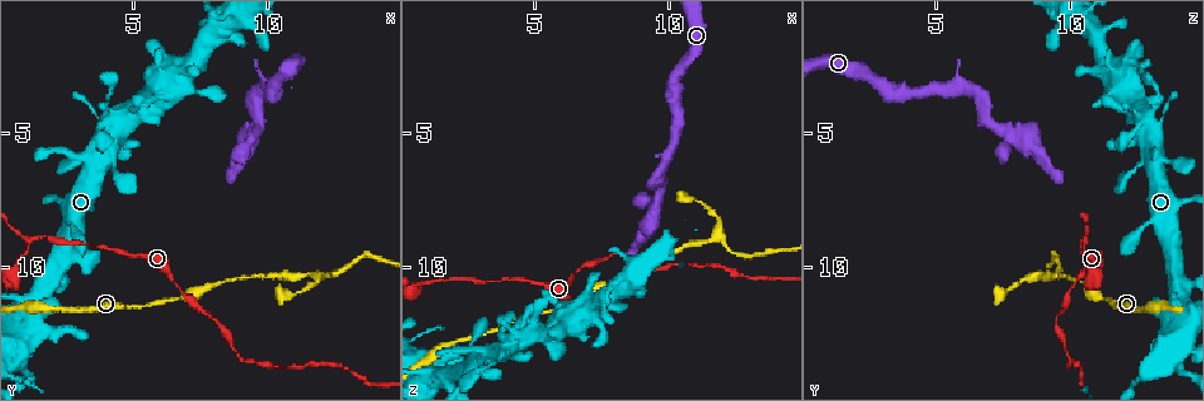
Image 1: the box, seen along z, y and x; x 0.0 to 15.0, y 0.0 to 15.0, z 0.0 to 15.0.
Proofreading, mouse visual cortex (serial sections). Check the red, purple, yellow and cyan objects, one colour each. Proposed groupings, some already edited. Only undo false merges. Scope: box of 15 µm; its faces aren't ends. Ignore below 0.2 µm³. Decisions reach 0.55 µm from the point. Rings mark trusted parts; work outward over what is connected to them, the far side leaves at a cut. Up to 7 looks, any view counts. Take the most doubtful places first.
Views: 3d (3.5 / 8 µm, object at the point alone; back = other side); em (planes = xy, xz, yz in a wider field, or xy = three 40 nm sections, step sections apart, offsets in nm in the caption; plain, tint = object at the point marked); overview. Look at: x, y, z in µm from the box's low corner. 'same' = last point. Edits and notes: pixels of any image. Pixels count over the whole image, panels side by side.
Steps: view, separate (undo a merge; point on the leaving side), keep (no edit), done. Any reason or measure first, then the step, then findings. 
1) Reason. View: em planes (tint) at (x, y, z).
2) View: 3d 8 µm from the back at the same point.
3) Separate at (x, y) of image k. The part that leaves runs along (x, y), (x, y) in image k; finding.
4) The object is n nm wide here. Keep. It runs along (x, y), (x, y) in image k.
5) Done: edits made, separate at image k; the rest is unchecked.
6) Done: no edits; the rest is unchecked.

Abrupt turn. View: 3d 3.5 µm at (11.9, 10.3, 9.0).

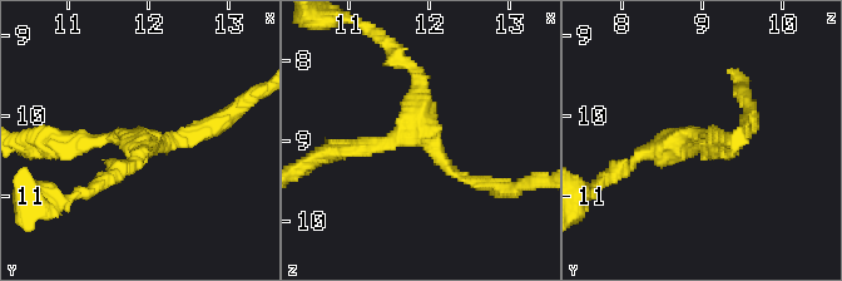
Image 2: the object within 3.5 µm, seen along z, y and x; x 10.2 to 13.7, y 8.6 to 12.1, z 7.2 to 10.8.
Need the tissue. View: em xy step 2 (plain) at (11.85, 10.25, 8.90).

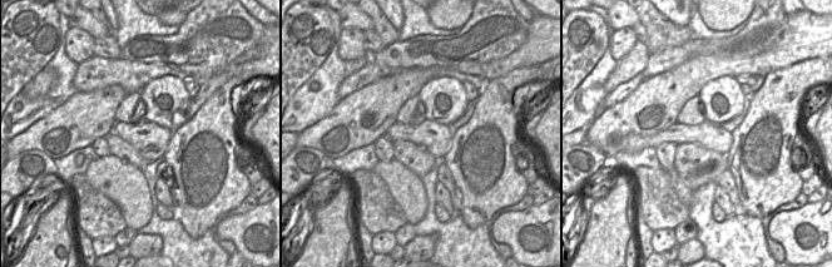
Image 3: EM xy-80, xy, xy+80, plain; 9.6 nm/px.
Where the object lies. View: em xy step 2 (tint) at the same point.

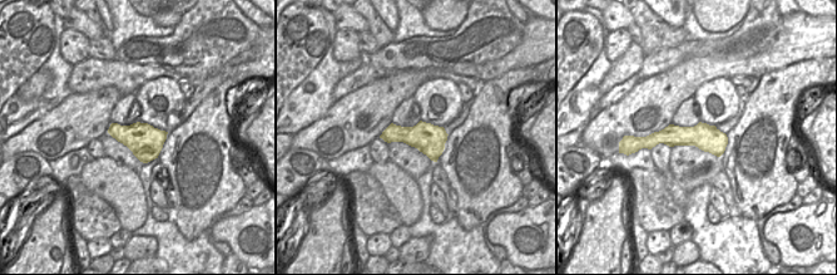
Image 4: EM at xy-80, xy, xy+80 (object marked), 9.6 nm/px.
Keep. Continuous, no second cell.

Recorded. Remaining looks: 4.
Sharp bend. View: 3d 3.5 µm at (1.1, 9.0, 10.6).

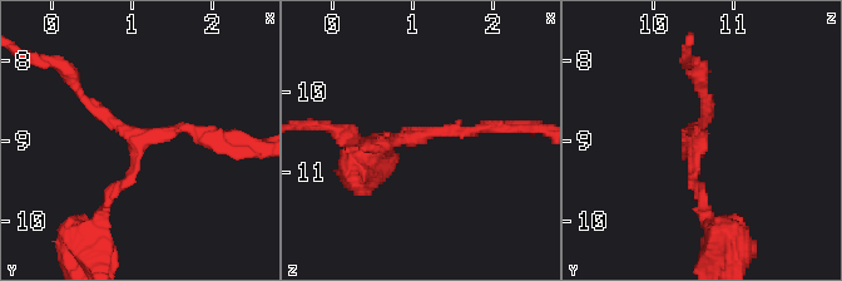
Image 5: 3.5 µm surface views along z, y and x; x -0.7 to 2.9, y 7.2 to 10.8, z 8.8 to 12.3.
3 arms meet here; the arms are 150, 150, 150 nm wide. View: em xy step 1 (tint) at (1.10, 9.05, 10.55).

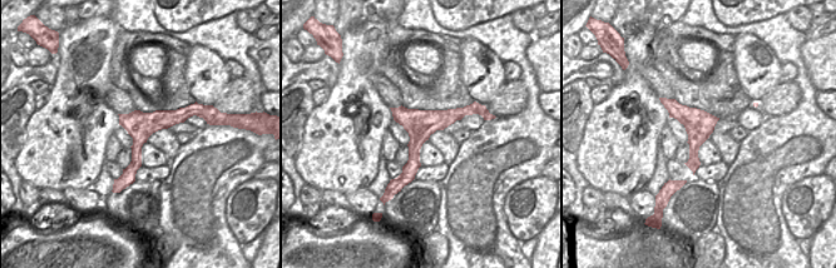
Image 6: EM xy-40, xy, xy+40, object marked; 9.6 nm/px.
Keep. It runs along (216, 136), (149, 132), (104, 213) in image 5; all the same cell.

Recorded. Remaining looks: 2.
Sudden change in width. View: 3d 3.5 µm at (1.7, 10.8, 14.3).

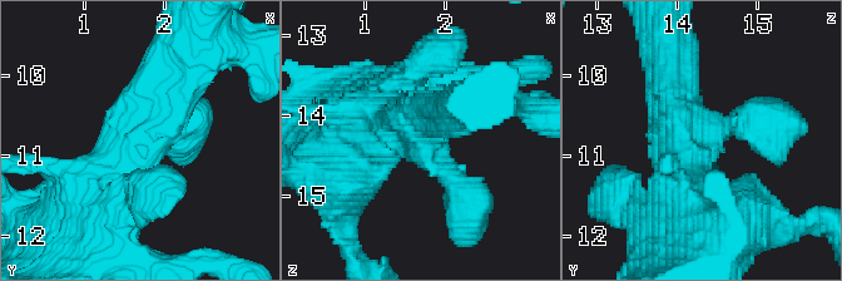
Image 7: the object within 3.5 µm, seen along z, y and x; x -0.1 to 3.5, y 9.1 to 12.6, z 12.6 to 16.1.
Need the tissue. View: em planes (tint) at (1.75, 10.70, 14.35).

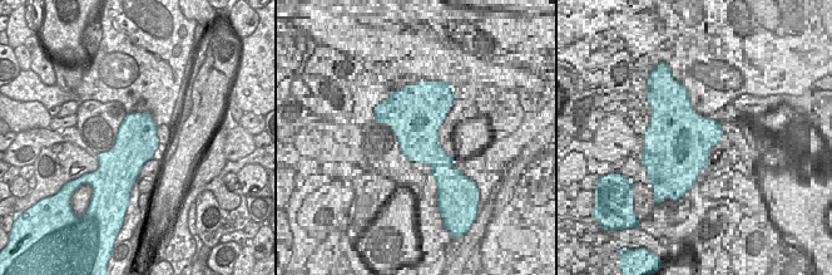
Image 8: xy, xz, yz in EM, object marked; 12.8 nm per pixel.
Keep. It runs along (675, 77), (682, 131), (756, 111) in image 7; continuous, no second cell.

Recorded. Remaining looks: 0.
Done: no edits; the rest is unchecked.

